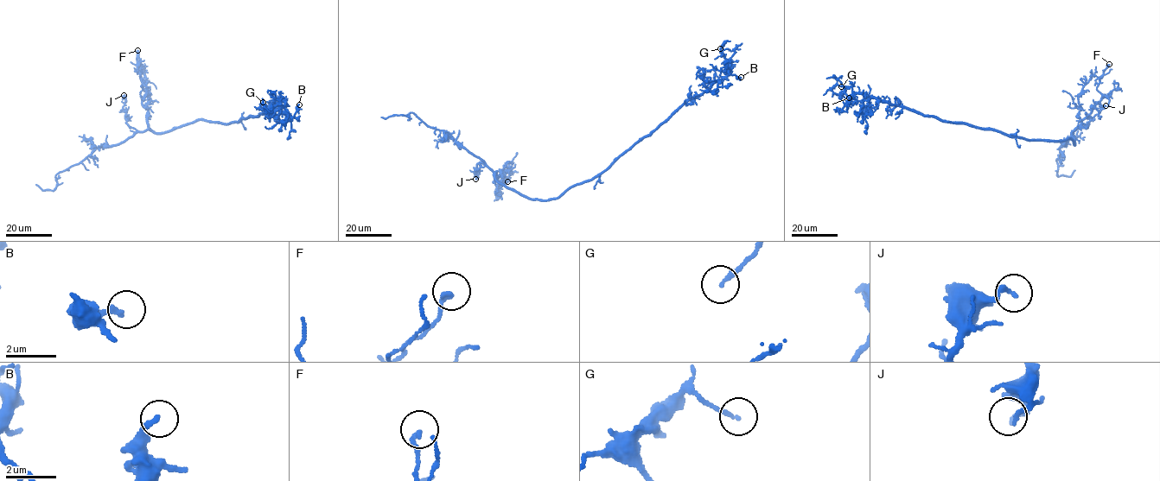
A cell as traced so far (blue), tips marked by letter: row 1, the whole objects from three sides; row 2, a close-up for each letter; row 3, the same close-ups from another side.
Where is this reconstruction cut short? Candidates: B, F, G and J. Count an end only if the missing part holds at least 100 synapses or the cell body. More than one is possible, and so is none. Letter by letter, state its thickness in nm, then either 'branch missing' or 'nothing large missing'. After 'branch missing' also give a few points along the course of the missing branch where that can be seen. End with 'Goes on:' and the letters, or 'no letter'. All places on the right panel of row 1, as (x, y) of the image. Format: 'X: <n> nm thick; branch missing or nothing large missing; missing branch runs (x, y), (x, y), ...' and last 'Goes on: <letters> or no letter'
B: 200 nm thick; nothing large missing
F: 170 nm thick; nothing large missing
G: 150 nm thick; nothing large missing
J: 180 nm thick; nothing large missing
Goes on: no letter

